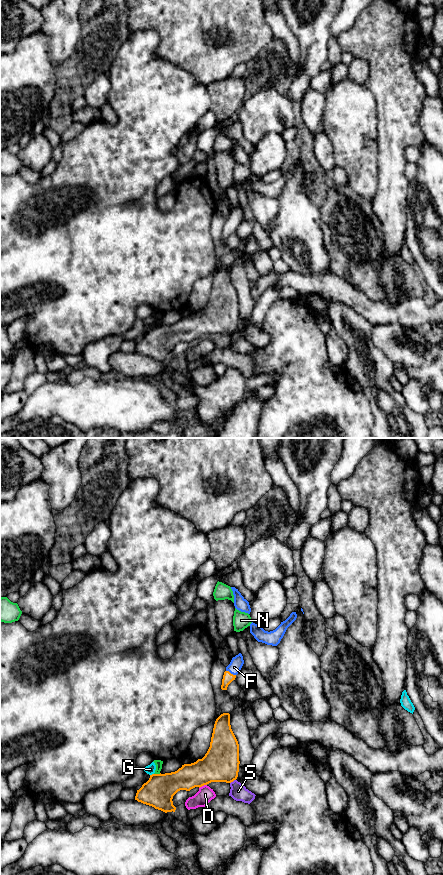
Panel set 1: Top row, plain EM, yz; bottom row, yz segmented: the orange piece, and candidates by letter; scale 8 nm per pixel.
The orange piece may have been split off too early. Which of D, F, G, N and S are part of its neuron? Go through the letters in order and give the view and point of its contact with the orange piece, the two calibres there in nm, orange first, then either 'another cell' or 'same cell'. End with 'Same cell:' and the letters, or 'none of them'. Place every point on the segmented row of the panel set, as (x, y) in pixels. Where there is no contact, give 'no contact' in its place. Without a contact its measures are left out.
D: contact yz (202, 785); calibres 280 and 130 nm; another cell
F: contact yz (230, 673); calibres 80 and 100 nm; same cell
G: contact yz (152, 774); calibres 240 and 80 nm; another cell
N: contact yz (157, 774); calibres 240 and 60 nm; another cell
S: contact yz (232, 781); calibres 280 and 140 nm; another cell
Same cell: F

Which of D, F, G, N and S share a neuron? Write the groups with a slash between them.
D / F / G / N / S

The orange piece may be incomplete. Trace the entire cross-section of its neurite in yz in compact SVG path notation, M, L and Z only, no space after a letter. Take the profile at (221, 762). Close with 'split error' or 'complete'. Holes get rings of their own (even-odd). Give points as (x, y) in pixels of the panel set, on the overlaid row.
M223 713L215 721L210 747L202 759L191 764L184 764L175 772L150 775L149 780L137 790L135 800L165 813L175 812L176 807L172 799L178 791L190 791L211 782L231 783L238 777L239 764L239 744L231 729L230 714Z; complete

